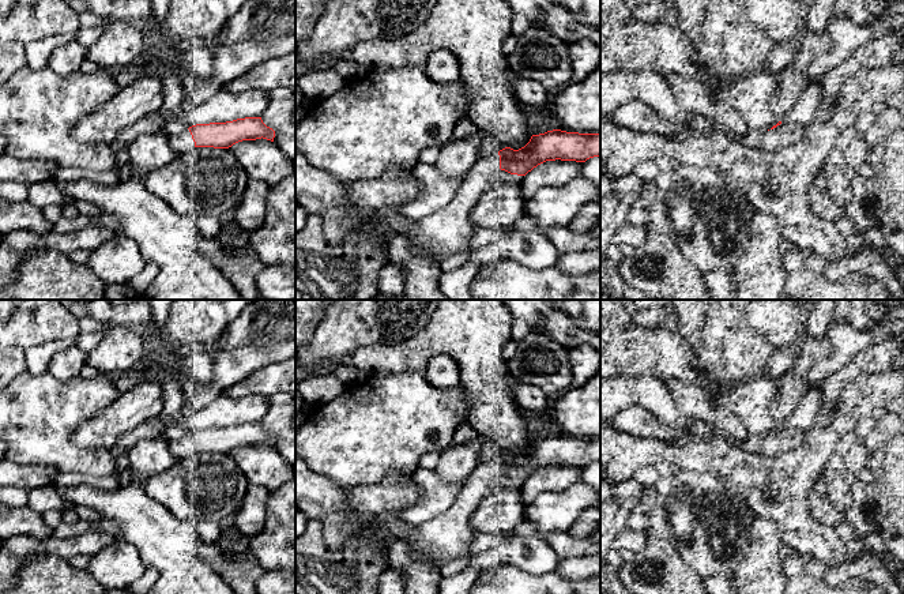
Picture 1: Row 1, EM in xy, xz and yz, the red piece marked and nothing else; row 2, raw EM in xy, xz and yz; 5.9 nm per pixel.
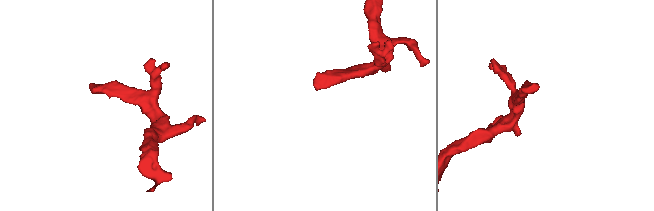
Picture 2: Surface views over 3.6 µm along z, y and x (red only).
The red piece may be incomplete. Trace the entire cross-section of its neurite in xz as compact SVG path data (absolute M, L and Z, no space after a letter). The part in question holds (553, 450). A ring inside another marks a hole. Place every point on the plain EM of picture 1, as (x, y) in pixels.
M553 435L532 440L519 455L505 452L487 463L479 463L453 504L440 516L419 526L415 538L407 542L414 553L422 554L441 571L451 560L471 554L471 518L494 489L500 474L526 481L546 466L585 467L594 462L600 462L600 439Z

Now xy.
M245 422L226 428L196 429L181 439L170 440L169 450L176 460L193 452L229 454L242 446L267 444L274 447L275 436L261 422Z

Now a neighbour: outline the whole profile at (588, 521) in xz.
M594 507L584 510L569 529L569 534L575 537L591 537L600 526L600 508Z

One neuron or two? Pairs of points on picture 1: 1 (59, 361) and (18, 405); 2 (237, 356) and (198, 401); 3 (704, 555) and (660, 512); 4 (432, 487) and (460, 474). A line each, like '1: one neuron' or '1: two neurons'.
1: two neurons
2: one neuron
3: one neuron
4: two neurons

